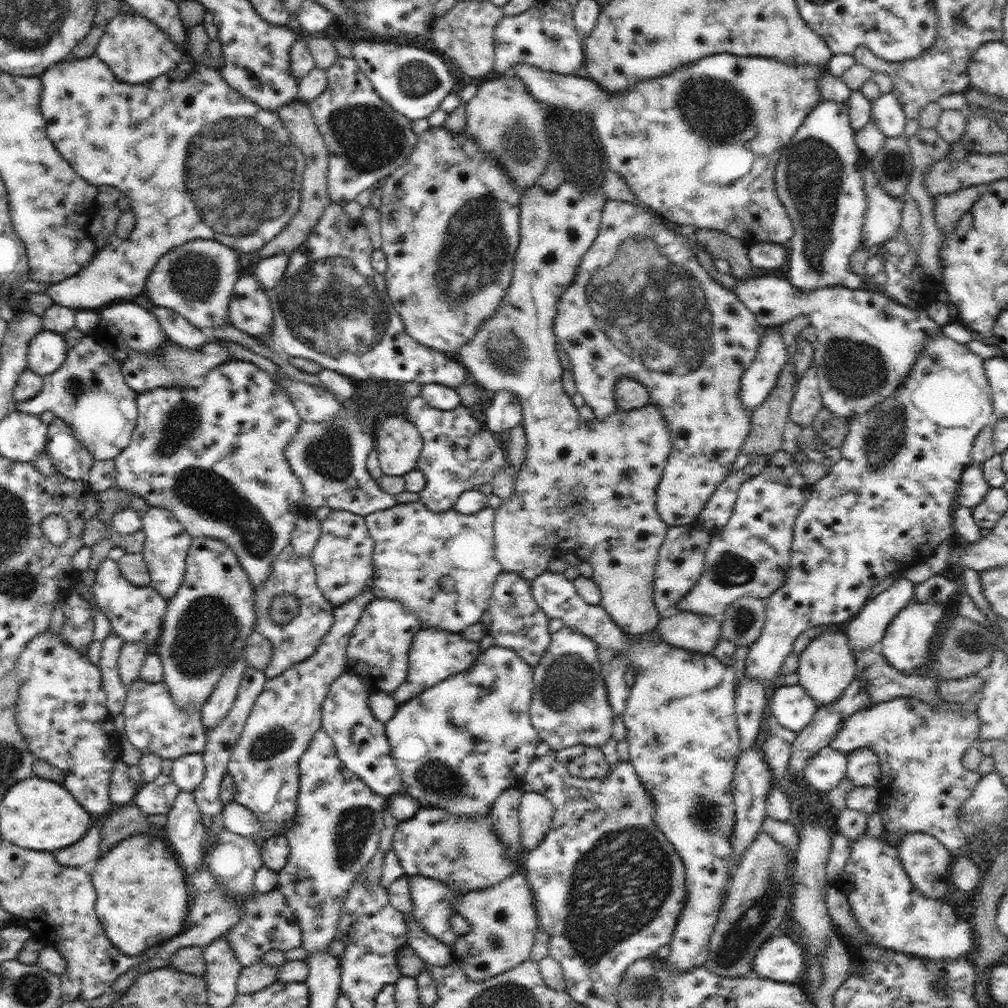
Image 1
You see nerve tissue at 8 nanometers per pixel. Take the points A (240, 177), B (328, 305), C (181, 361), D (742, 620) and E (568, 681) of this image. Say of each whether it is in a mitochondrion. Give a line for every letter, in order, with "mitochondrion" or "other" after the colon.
A: mitochondrion
B: mitochondrion
C: other
D: mitochondrion
E: mitochondrion

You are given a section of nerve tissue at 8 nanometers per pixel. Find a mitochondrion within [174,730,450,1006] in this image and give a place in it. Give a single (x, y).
(355, 827)

